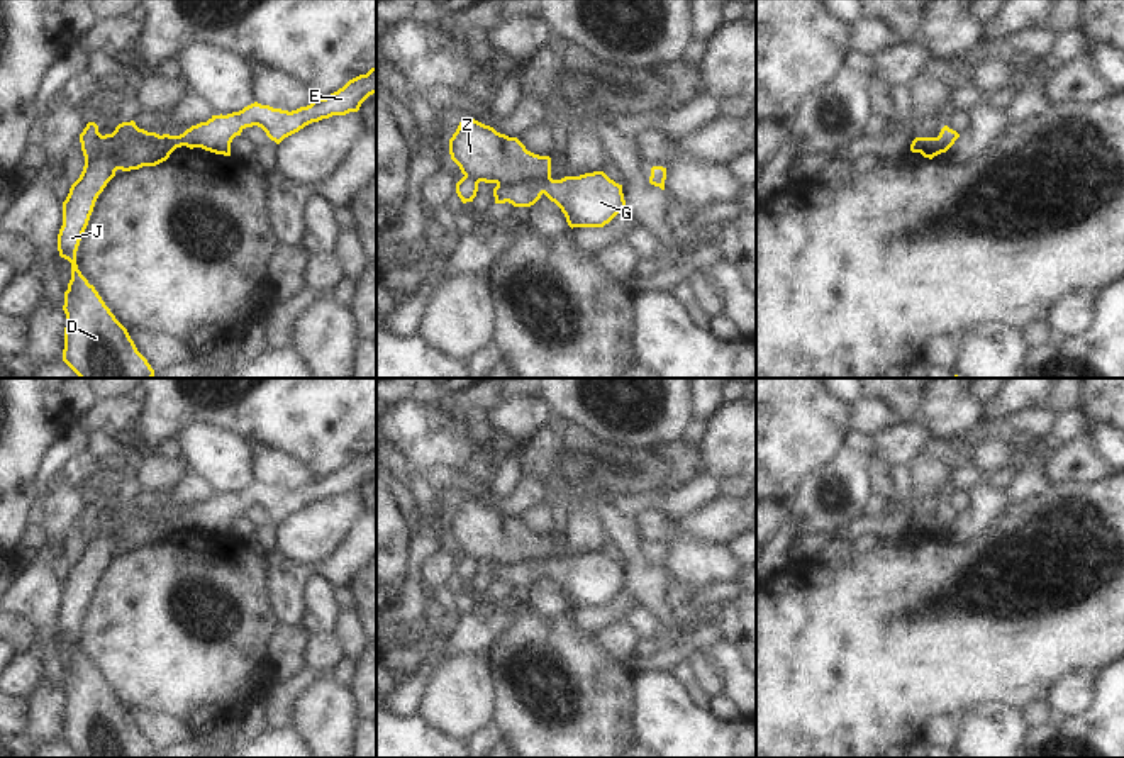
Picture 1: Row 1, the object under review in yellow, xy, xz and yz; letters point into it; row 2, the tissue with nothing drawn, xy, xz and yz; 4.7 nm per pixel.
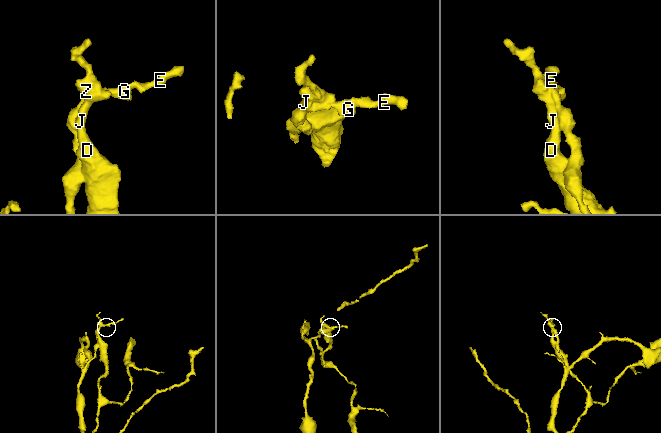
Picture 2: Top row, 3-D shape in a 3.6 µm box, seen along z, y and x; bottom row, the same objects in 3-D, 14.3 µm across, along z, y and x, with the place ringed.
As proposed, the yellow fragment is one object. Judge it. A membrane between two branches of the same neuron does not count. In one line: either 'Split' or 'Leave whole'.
Split.

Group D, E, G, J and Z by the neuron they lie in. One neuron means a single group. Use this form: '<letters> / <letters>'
D J Z / E G

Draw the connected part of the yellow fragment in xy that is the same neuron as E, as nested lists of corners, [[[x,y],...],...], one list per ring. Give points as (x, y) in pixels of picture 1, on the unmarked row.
[[[376,446],[366,454],[349,460],[329,477],[292,492],[254,482],[239,492],[212,495],[207,502],[192,505],[180,516],[166,516],[176,527],[202,527],[215,534],[231,536],[232,519],[241,516],[246,507],[258,505],[271,521],[280,524],[285,517],[312,502],[358,492],[361,483],[373,473],[376,473]]]

